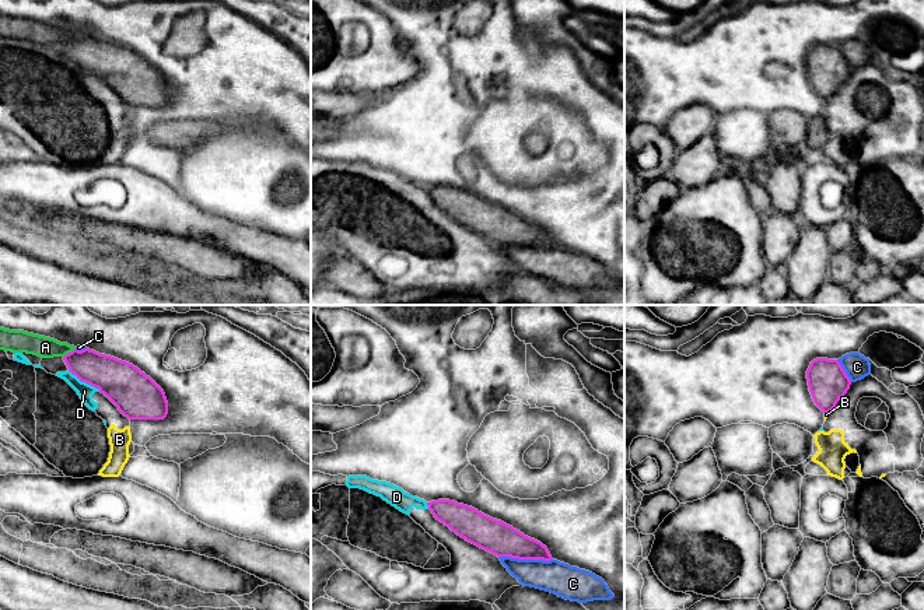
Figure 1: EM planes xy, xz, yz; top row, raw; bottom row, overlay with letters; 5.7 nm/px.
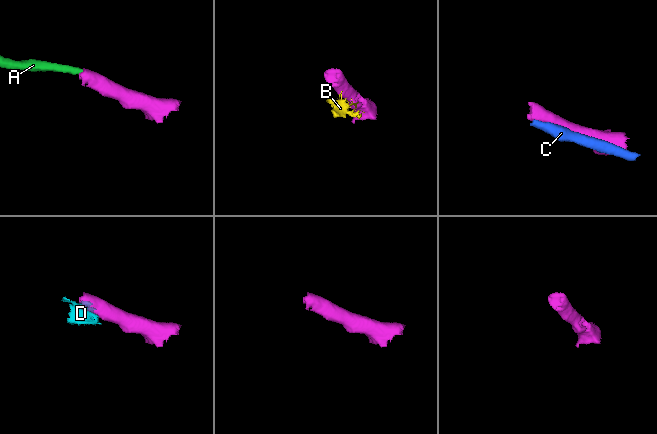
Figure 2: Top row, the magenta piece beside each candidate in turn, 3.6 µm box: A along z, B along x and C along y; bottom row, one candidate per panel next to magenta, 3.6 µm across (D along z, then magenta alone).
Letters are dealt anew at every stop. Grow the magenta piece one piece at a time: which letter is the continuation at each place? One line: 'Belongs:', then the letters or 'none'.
Belongs: none

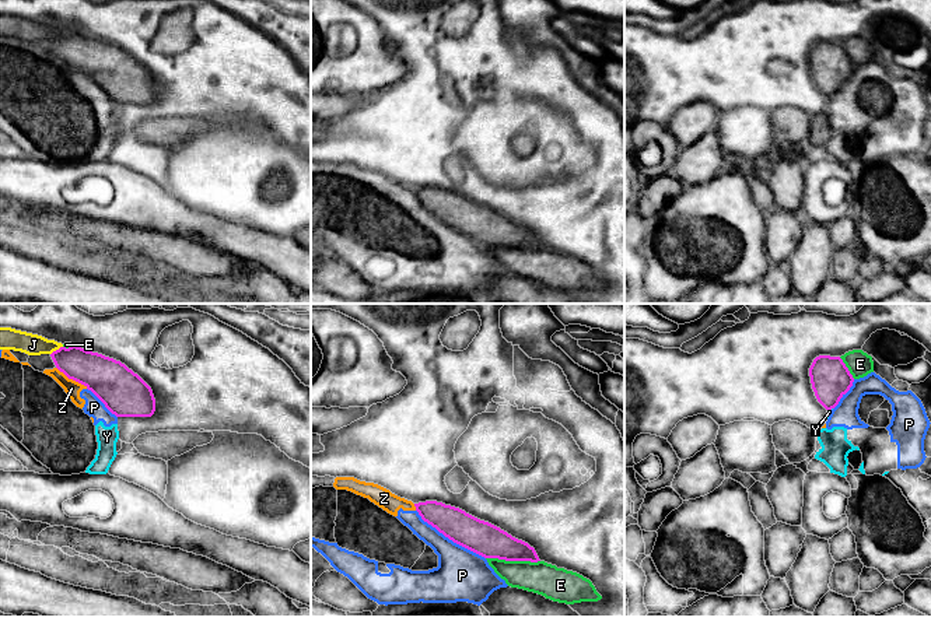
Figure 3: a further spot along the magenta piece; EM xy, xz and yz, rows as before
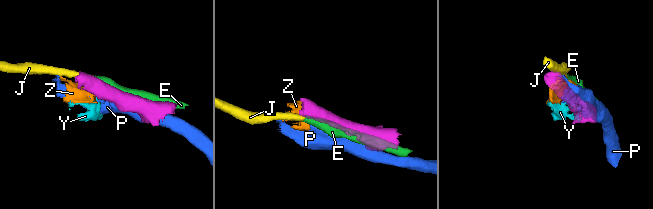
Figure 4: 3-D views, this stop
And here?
Belongs: none

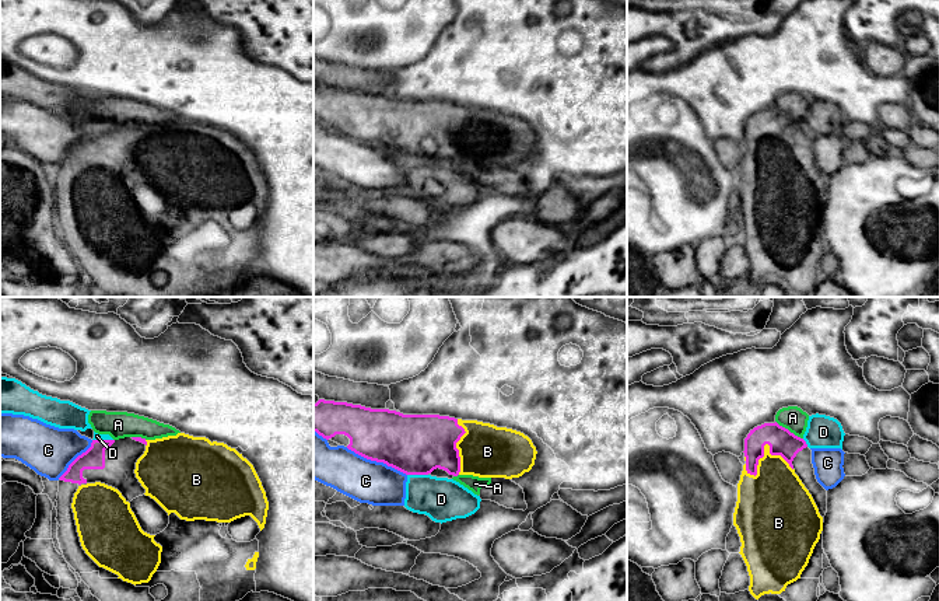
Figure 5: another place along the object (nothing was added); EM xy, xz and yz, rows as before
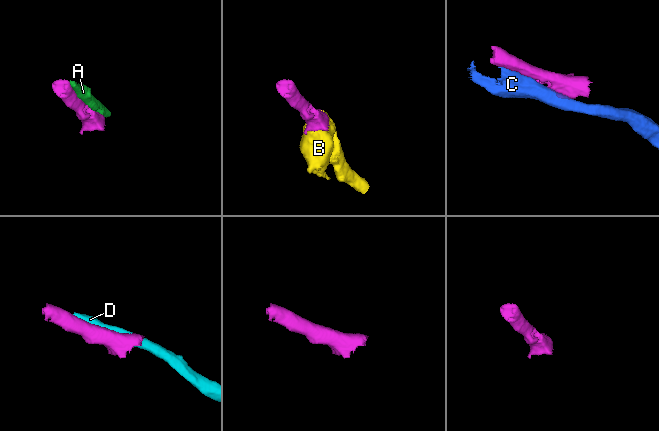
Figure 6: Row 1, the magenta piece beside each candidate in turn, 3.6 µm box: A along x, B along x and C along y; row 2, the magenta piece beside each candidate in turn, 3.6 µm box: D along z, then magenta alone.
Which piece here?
Belongs: B

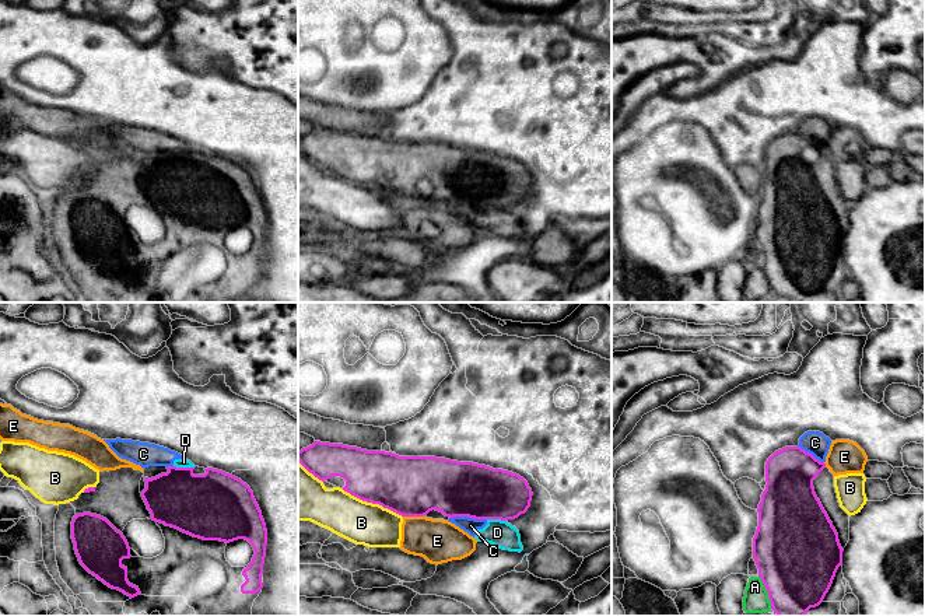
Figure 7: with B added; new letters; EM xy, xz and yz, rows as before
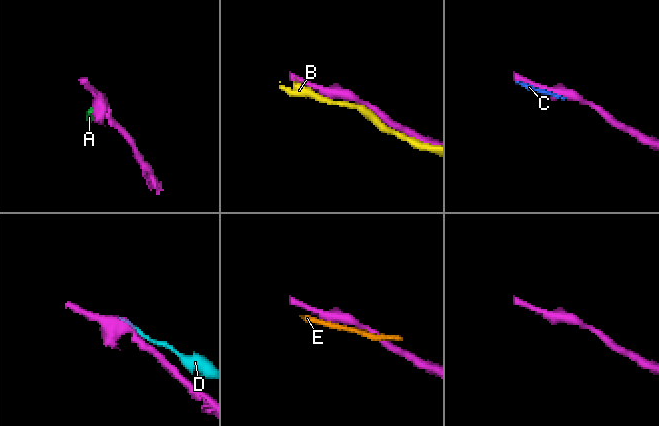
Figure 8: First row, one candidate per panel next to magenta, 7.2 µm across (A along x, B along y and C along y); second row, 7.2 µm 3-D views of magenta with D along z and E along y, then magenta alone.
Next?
Belongs: none

